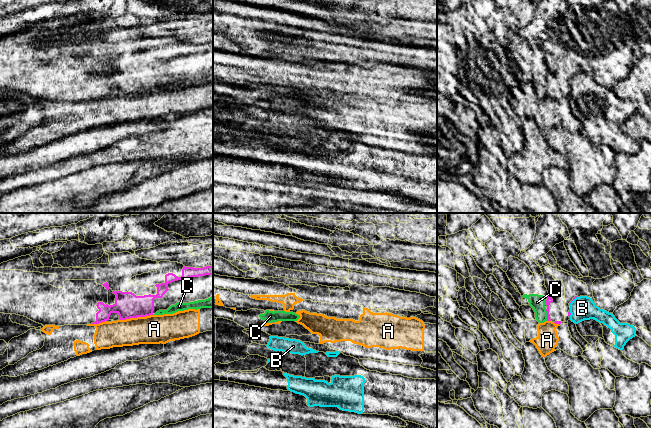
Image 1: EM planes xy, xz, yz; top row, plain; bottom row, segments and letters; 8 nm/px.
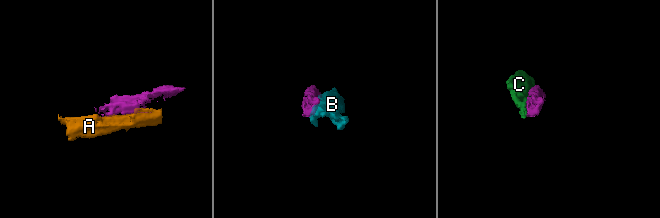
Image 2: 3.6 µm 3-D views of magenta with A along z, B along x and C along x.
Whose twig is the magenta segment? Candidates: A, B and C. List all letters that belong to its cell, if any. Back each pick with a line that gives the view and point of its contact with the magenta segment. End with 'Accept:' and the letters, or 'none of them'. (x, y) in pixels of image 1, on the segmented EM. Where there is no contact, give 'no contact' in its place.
Accept: none of them

